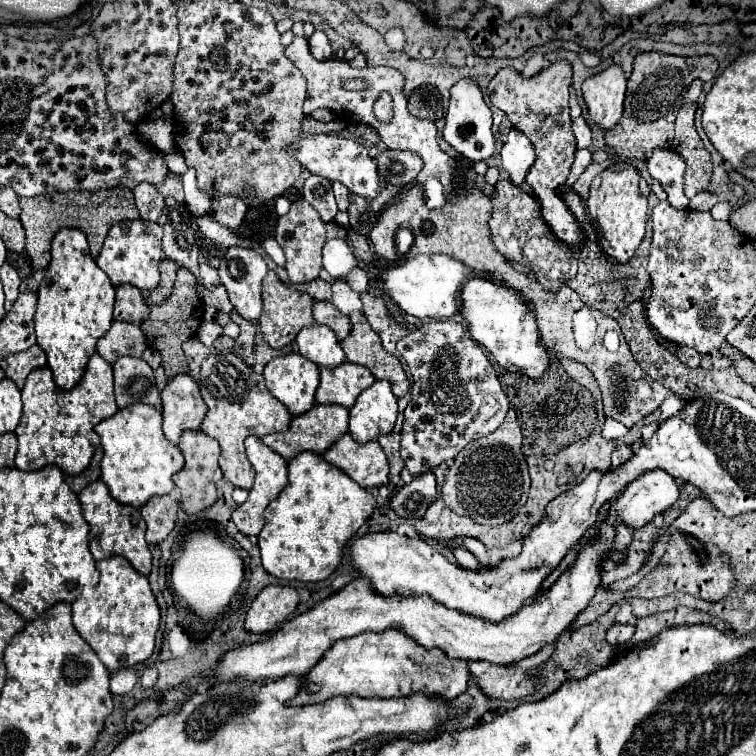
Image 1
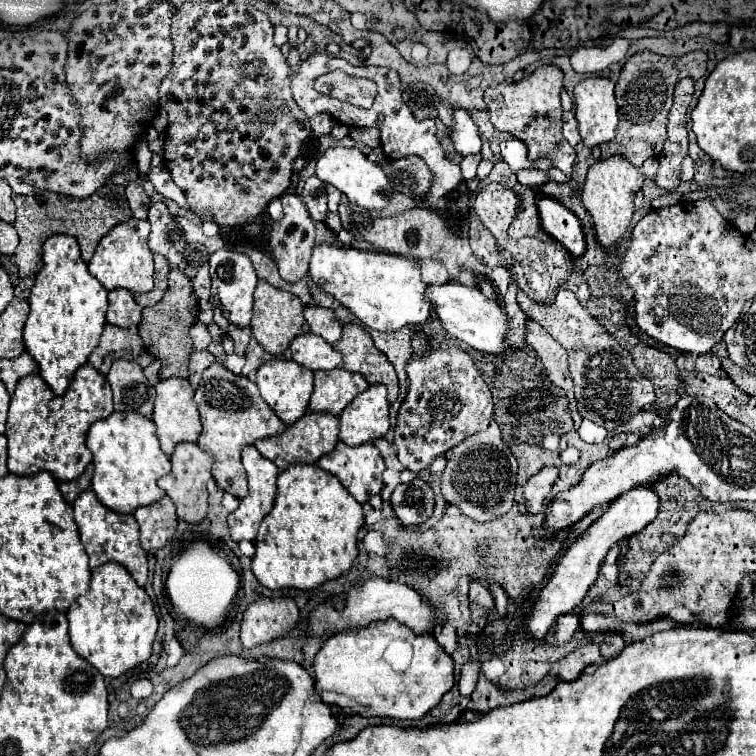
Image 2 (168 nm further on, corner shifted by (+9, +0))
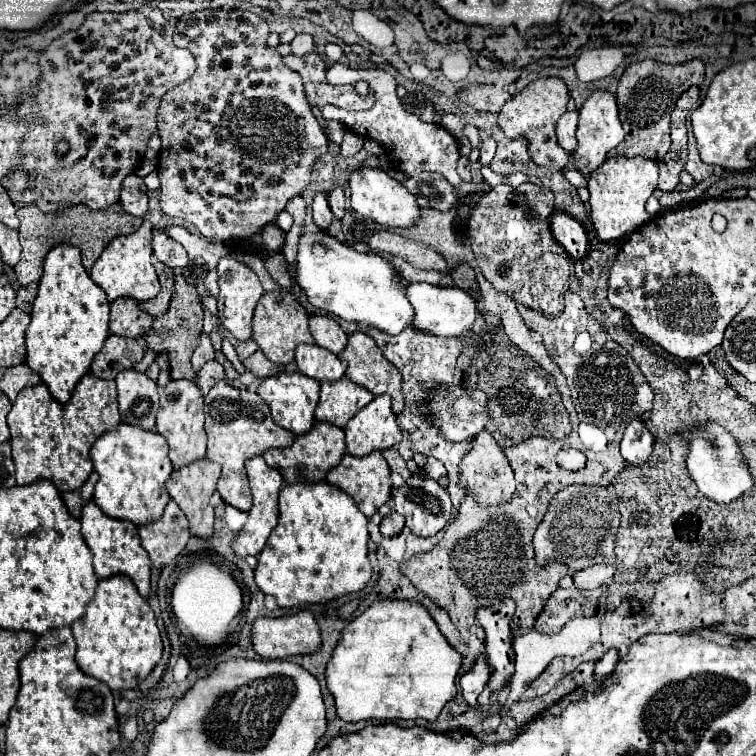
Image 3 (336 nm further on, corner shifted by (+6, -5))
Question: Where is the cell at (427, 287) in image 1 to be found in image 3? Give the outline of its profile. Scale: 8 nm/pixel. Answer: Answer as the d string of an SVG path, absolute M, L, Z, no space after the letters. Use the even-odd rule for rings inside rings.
M326 231L304 233L298 247L296 283L314 307L346 321L366 323L388 335L398 335L412 325L414 309L406 297L400 273L378 253L358 253L330 237Z

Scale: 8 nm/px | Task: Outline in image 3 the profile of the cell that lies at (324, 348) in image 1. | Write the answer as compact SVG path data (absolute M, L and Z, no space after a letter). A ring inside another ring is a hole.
M298 345L296 365L300 373L314 377L316 381L336 381L346 373L346 363L332 351L318 345Z

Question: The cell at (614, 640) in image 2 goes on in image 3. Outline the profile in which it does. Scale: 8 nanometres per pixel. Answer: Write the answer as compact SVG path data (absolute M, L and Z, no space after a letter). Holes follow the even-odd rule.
M612 647L610 651L606 651L606 655L600 661L596 661L596 667L594 667L596 679L602 681L604 677L608 677L608 673L612 673L616 663L618 663L618 651L616 651L616 647Z

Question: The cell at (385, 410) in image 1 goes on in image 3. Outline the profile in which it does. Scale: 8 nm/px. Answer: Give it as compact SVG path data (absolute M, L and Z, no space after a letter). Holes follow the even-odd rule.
M378 395L372 403L360 409L344 427L346 449L350 455L364 457L372 451L388 449L402 439L402 429L390 409L390 397Z

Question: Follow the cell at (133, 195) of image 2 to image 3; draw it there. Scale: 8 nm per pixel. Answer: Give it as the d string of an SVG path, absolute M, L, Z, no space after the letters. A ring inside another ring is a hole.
M128 175L124 179L122 185L122 195L120 195L120 203L124 205L124 209L136 217L142 217L148 209L148 195L146 195L146 185L142 181L142 177L138 175Z

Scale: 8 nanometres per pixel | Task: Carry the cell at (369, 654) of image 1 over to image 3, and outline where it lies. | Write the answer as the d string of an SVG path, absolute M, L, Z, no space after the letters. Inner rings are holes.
M386 599L368 607L360 617L350 621L342 631L338 645L326 665L326 685L334 695L336 713L342 721L354 723L364 719L426 719L434 721L442 707L456 695L456 675L460 669L460 653L454 651L428 611L414 601Z

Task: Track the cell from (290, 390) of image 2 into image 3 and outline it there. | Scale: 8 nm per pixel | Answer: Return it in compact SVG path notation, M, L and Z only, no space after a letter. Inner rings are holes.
M280 371L280 373L272 375L272 377L266 377L258 387L258 395L268 403L272 419L280 427L292 431L294 435L306 433L312 427L312 423L314 423L314 407L318 403L318 391L320 391L320 383L316 383L312 377L302 375L300 371L296 371L296 373Z

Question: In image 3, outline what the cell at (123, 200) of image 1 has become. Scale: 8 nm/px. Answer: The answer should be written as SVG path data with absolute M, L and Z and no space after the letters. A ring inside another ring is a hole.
M120 203L108 205L106 209L94 211L88 205L70 205L70 207L62 207L56 211L40 211L36 205L22 205L18 207L18 219L20 219L20 243L22 243L22 257L18 261L18 265L14 267L18 283L30 285L30 283L38 283L42 277L42 261L46 257L46 253L52 249L54 245L60 243L70 243L74 247L78 247L82 251L82 263L84 269L90 273L94 261L100 257L100 253L104 251L104 247L108 245L108 241L112 237L118 235L130 235L134 233L140 225L142 219L130 215L128 211L124 211L124 207Z

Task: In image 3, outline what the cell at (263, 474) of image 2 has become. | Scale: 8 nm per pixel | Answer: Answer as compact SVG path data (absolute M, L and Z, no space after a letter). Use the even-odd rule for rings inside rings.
M258 455L246 461L246 471L248 471L248 479L250 479L250 489L252 489L252 497L254 497L254 505L248 511L248 521L242 527L242 531L234 537L232 541L232 549L238 557L248 557L248 555L258 555L264 545L266 539L270 535L270 531L276 527L278 523L278 491L284 485L284 479L280 475L280 471L272 469L266 465L266 461Z

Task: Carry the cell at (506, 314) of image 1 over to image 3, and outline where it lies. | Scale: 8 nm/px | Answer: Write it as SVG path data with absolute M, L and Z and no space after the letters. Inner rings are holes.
M414 283L414 285L408 285L408 301L414 307L412 327L438 337L464 337L466 333L474 331L474 323L480 317L476 301L458 287Z

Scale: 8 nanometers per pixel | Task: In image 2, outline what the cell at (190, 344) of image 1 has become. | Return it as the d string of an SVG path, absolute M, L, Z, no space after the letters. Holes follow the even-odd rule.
M195 350L195 352L191 354L191 360L189 360L189 384L191 384L193 388L199 386L201 374L203 374L213 362L215 362L215 356L209 354L207 350L203 350L203 352Z

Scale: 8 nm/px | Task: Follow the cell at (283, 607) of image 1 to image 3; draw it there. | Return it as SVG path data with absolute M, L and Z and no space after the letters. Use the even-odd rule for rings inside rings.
M298 611L286 617L258 617L252 625L252 647L264 659L286 659L290 655L314 653L320 647L320 629L310 611Z

